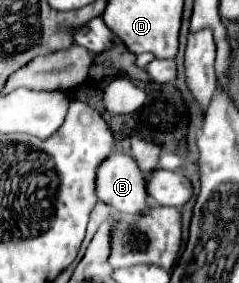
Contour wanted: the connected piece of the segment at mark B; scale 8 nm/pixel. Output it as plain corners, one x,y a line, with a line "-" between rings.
123,152
109,154
97,168
97,198
115,212
139,216
147,208
143,172
135,160

